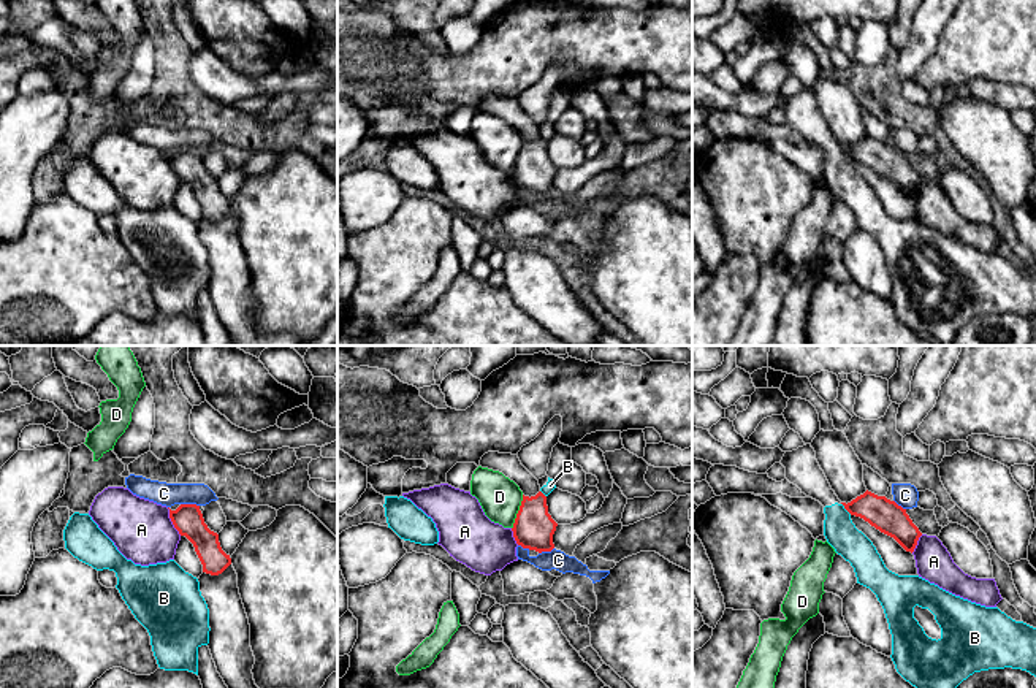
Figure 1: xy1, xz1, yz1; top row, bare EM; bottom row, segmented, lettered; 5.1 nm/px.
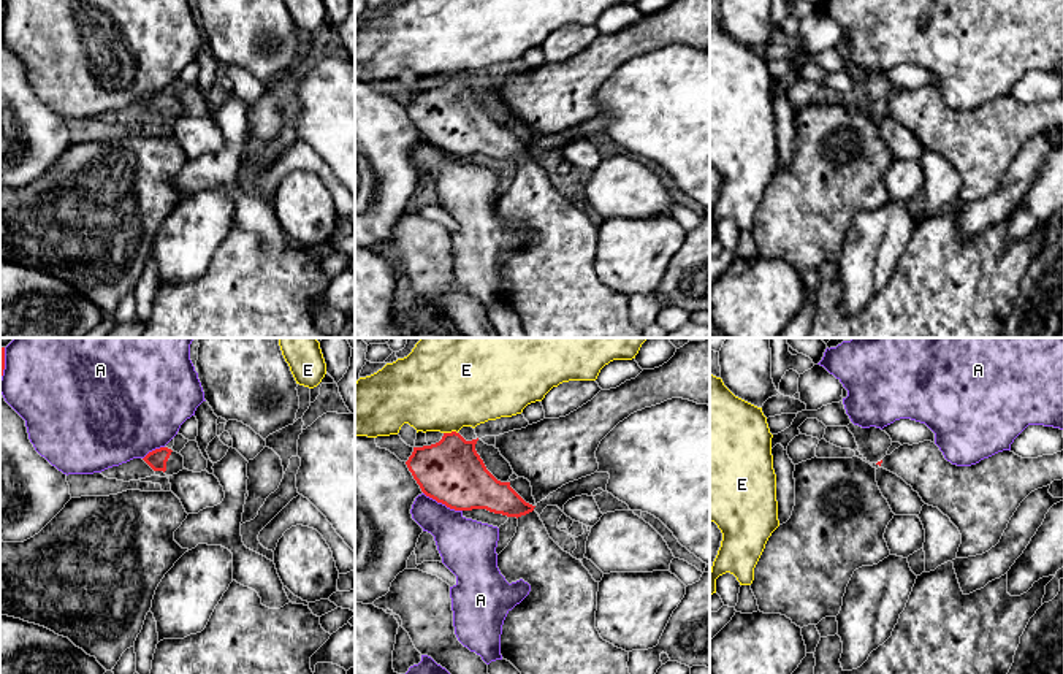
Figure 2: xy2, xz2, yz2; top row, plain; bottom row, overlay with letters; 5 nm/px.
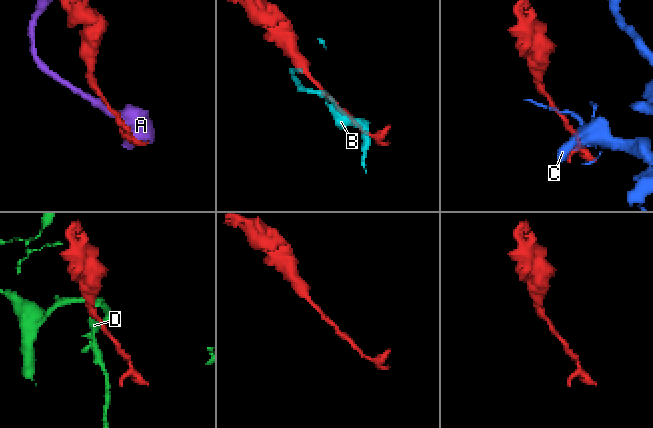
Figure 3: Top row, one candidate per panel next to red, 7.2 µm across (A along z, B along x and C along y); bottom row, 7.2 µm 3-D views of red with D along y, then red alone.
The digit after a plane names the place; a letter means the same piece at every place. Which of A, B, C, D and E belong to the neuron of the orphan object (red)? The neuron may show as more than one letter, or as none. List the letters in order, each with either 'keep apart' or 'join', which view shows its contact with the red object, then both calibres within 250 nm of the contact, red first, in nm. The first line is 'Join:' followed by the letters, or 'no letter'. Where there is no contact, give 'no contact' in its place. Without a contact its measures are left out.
Join: no letter
A: keep apart; meets red in xz2; 320 nm thick on the red side, 280 nm on the other
B: keep apart; meets red in yz1; 160 nm thick on the red side, 160 nm on the other
C: keep apart; meets red in xy1; 160 nm thick on the red side, 120 nm on the other
D: keep apart; meets red in xz1; 200 nm thick on the red side, 200 nm on the other
E: keep apart; meets red in xz2; 320 nm thick on the red side, 480 nm on the other

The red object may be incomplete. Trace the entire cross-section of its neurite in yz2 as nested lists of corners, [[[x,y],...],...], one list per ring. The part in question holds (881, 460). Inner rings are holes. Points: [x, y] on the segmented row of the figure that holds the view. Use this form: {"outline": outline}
{"outline": [[[932,441],[903,444],[878,461],[881,468],[897,474],[928,506],[938,507],[962,534],[957,558],[976,557],[995,547],[1020,503],[1034,490],[1063,479],[1063,450],[1038,458],[1022,458],[1011,450],[998,452],[971,466],[947,461]]]}

